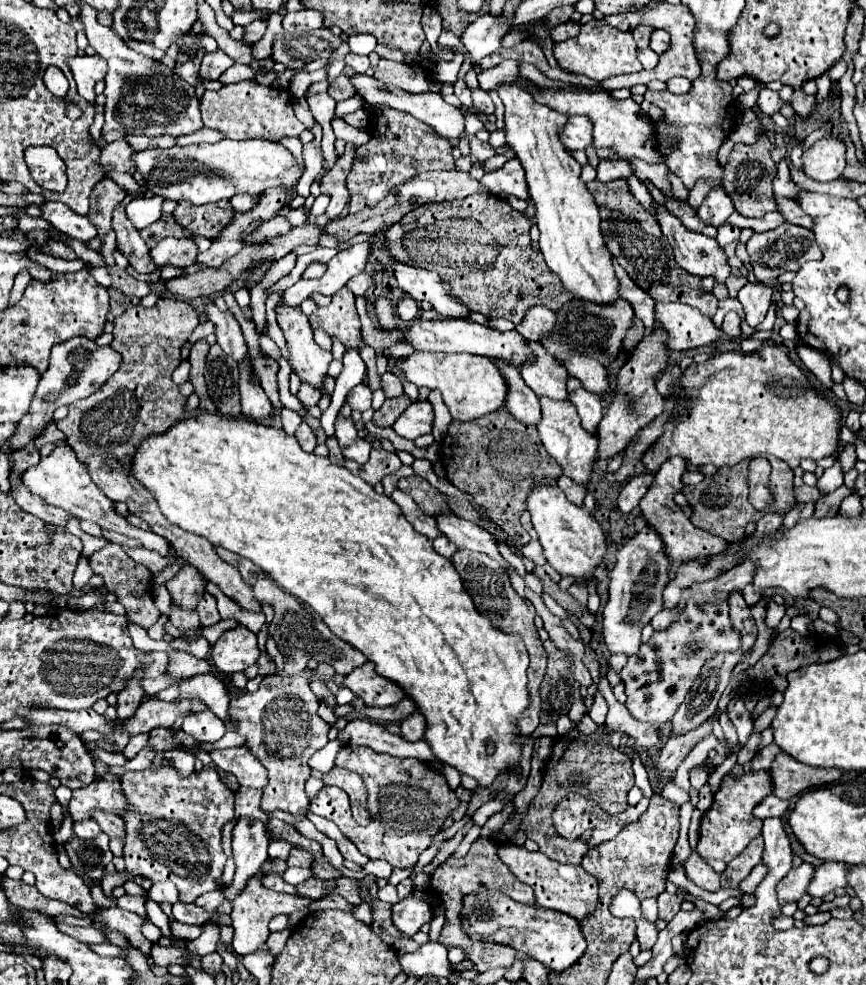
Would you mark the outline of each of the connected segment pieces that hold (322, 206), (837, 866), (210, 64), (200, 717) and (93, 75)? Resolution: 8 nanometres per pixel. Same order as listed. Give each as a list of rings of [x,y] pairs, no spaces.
[[[318,195],[316,201],[314,201],[314,207],[312,207],[312,213],[310,213],[310,217],[308,217],[308,223],[314,223],[316,217],[326,211],[328,203],[330,203],[330,197],[328,197],[328,195]]]
[[[822,863],[814,871],[814,881],[808,885],[808,895],[824,897],[826,893],[836,891],[838,887],[846,887],[846,865],[842,863]]]
[[[216,49],[216,51],[204,55],[200,77],[206,79],[206,81],[214,81],[214,79],[218,79],[232,65],[234,65],[234,61],[222,49]]]
[[[208,709],[202,711],[202,713],[188,715],[180,729],[184,733],[196,737],[202,743],[214,743],[214,741],[218,741],[226,733],[224,723],[212,711],[208,711]]]
[[[84,55],[84,57],[74,57],[70,61],[70,67],[72,67],[74,81],[78,85],[78,93],[88,103],[94,103],[94,99],[96,99],[94,85],[96,85],[96,81],[104,79],[104,75],[106,75],[106,61],[98,55],[90,55],[90,57]]]

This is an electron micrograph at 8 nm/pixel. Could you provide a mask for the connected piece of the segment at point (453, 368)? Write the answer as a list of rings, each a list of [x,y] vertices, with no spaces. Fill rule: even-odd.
[[[416,351],[408,357],[398,359],[398,367],[402,369],[406,381],[414,383],[416,387],[428,387],[430,391],[438,389],[446,407],[450,409],[450,415],[458,421],[472,421],[504,407],[506,381],[488,357]]]

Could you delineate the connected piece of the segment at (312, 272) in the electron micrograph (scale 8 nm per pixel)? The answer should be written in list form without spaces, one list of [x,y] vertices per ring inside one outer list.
[[[313,262],[302,274],[303,279],[317,279],[326,272],[327,265]]]

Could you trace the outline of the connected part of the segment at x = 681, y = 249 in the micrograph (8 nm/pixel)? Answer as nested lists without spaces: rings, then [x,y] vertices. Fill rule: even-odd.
[[[652,203],[654,211],[656,211],[656,219],[660,223],[660,229],[664,233],[664,237],[668,239],[668,243],[672,245],[674,249],[674,257],[678,261],[678,265],[682,269],[686,269],[688,273],[692,275],[698,275],[698,277],[708,277],[708,275],[714,275],[716,277],[716,283],[724,283],[726,277],[730,275],[730,265],[726,263],[726,255],[722,251],[722,247],[718,245],[716,239],[712,237],[706,237],[704,233],[696,233],[696,231],[690,231],[682,225],[682,221],[678,217],[674,217],[672,213],[668,213],[668,209],[660,203]]]

